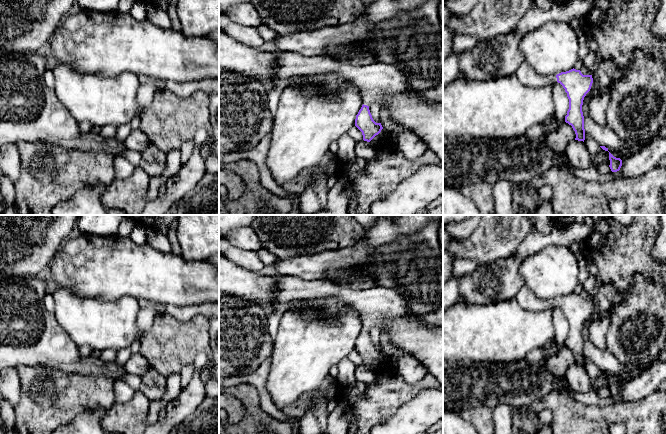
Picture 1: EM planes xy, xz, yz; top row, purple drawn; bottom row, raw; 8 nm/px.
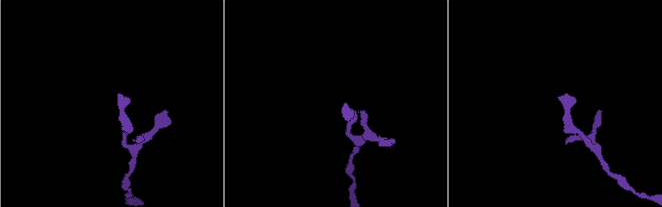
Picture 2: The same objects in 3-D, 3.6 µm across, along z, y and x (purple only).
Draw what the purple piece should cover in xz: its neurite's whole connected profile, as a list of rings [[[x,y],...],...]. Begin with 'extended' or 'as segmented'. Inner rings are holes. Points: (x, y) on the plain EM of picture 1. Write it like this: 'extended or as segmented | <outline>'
extended | [[[278,275],[276,289],[277,297],[275,304],[269,309],[268,318],[272,341],[275,340],[282,316],[290,309],[292,301],[334,298],[352,306],[360,314],[363,329],[356,339],[355,350],[367,366],[383,353],[381,347],[373,344],[369,330],[409,314],[405,298],[389,287],[375,286],[367,290],[352,290],[332,281],[309,282],[290,275]]]

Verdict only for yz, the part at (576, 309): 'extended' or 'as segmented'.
extended

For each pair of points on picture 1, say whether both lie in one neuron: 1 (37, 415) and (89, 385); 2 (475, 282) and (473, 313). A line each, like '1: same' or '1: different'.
1: same
2: different

